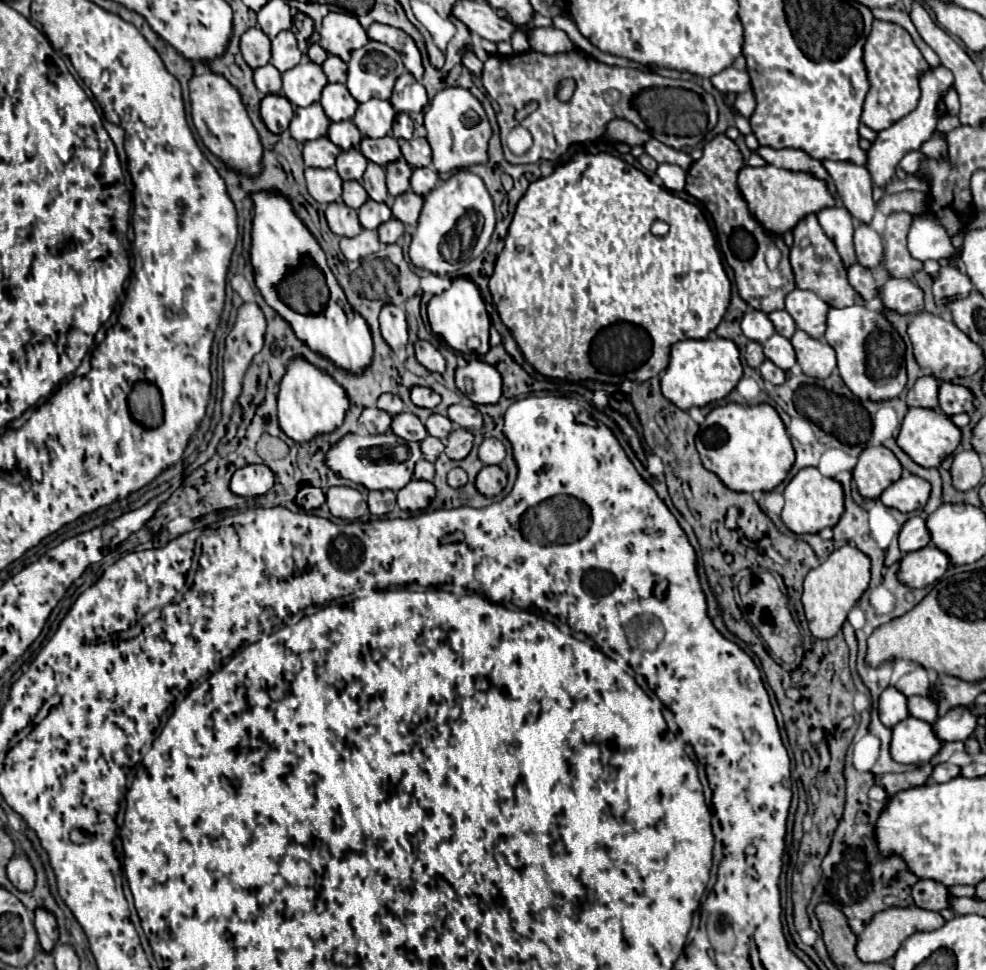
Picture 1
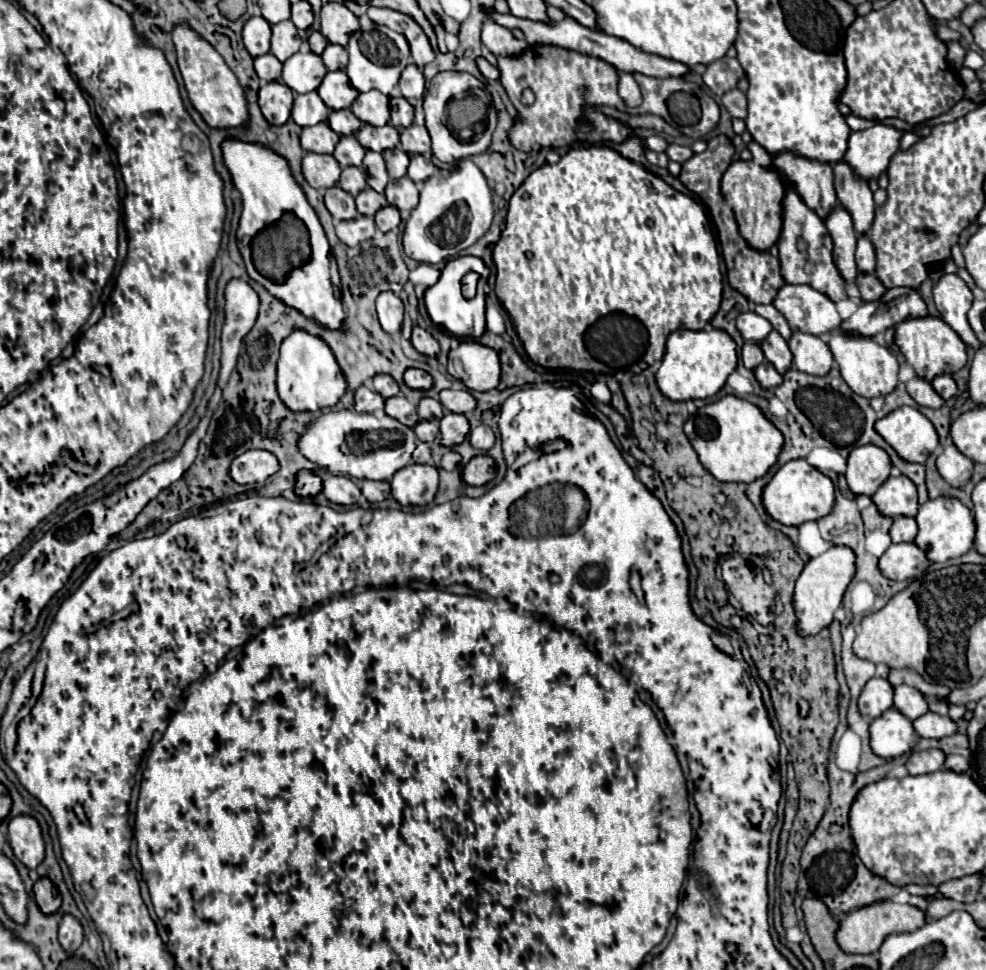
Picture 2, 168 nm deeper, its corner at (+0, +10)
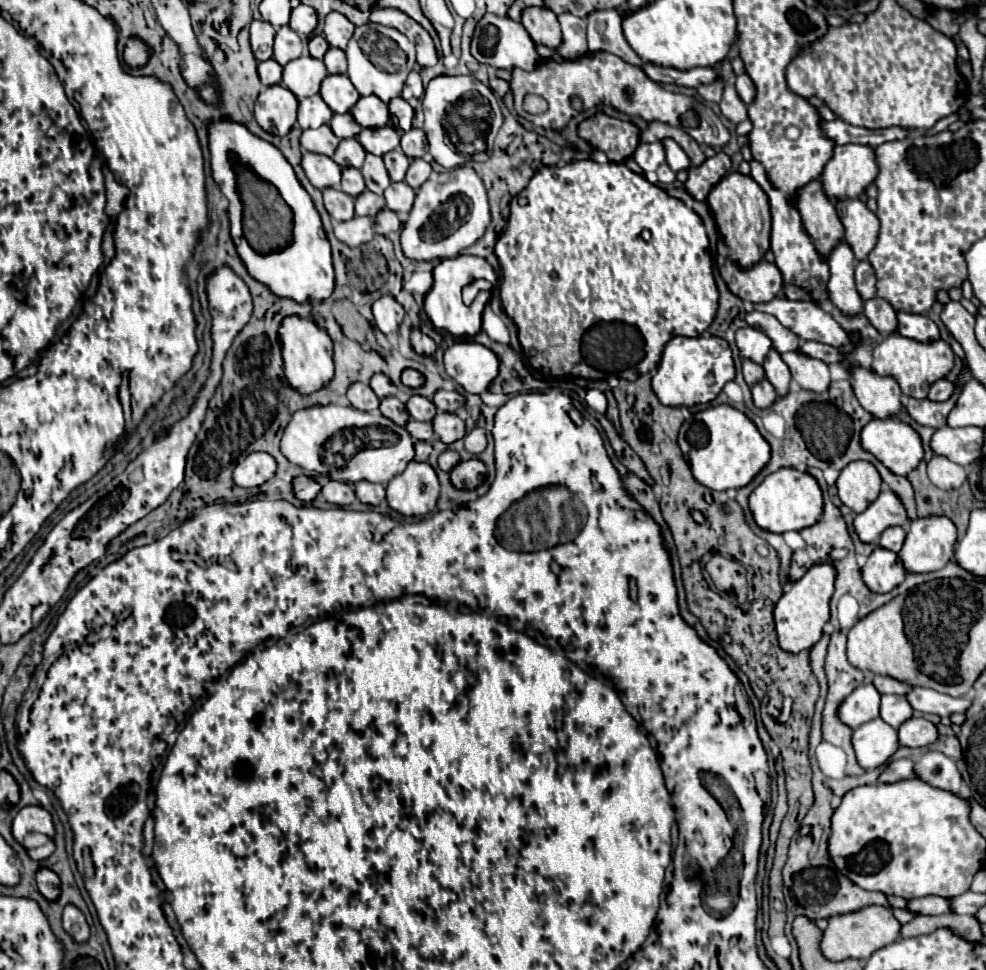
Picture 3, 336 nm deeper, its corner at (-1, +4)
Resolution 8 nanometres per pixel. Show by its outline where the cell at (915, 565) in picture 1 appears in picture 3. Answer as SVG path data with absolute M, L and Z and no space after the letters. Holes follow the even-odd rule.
M877 546L865 566L861 568L861 580L863 584L877 594L885 594L891 592L895 586L899 586L905 578L905 570L901 568L901 564L897 564L897 554L889 552L881 546Z

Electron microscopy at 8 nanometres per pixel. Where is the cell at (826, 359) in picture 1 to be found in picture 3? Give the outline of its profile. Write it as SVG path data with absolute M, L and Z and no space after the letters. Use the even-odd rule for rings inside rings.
M785 352L781 360L789 366L793 380L811 392L825 392L829 388L829 366L821 360L801 356L799 352Z

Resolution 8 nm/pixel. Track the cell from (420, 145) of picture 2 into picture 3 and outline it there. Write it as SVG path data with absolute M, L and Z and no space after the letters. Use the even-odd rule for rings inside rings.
M411 128L401 136L401 148L409 158L421 158L427 152L427 138L425 132L419 128Z

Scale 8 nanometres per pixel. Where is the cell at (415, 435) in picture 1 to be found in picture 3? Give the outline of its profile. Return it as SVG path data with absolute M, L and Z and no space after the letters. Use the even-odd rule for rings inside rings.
M387 396L387 398L383 398L379 410L381 410L383 416L391 418L391 420L393 420L395 424L399 424L399 426L405 426L407 420L409 420L409 412L407 412L405 404L399 402L395 396Z

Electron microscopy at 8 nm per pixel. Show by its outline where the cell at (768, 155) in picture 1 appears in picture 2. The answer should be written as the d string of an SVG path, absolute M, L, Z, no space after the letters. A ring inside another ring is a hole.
M780 152L772 156L772 164L792 178L792 184L800 198L820 218L826 218L836 204L832 166L816 160L808 160L794 152Z

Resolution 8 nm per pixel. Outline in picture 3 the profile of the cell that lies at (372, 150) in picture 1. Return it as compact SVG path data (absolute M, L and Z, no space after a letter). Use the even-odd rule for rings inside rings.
M383 126L383 128L363 128L357 136L357 140L361 142L361 146L375 154L375 156L383 156L391 150L395 150L399 146L399 134L395 132L393 126Z

